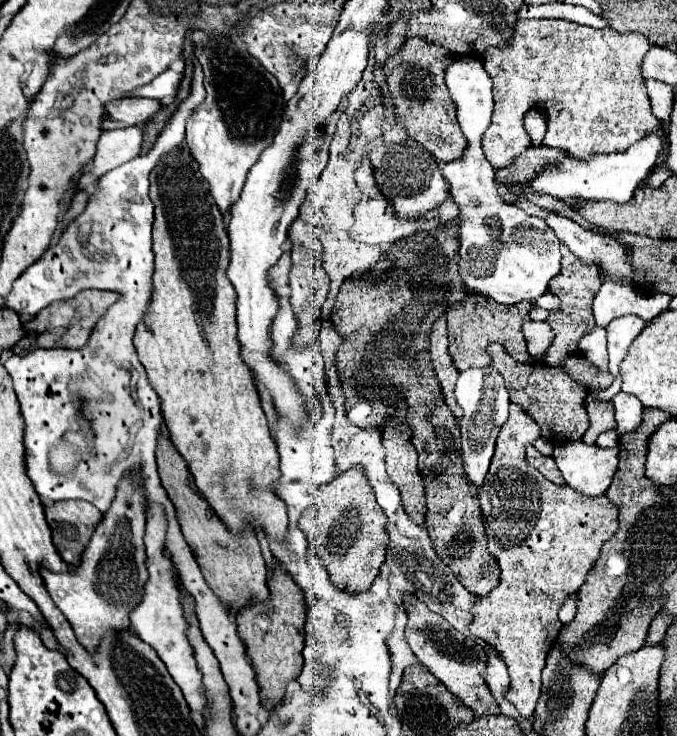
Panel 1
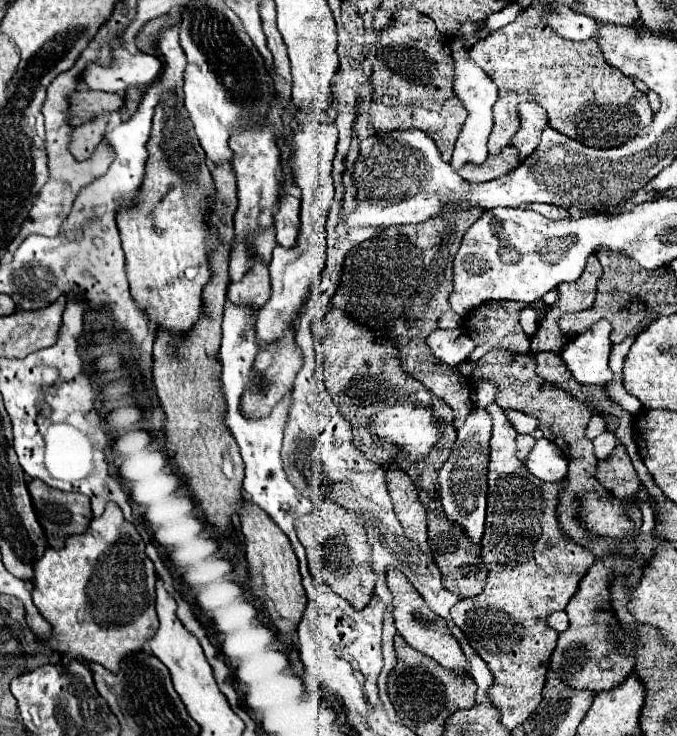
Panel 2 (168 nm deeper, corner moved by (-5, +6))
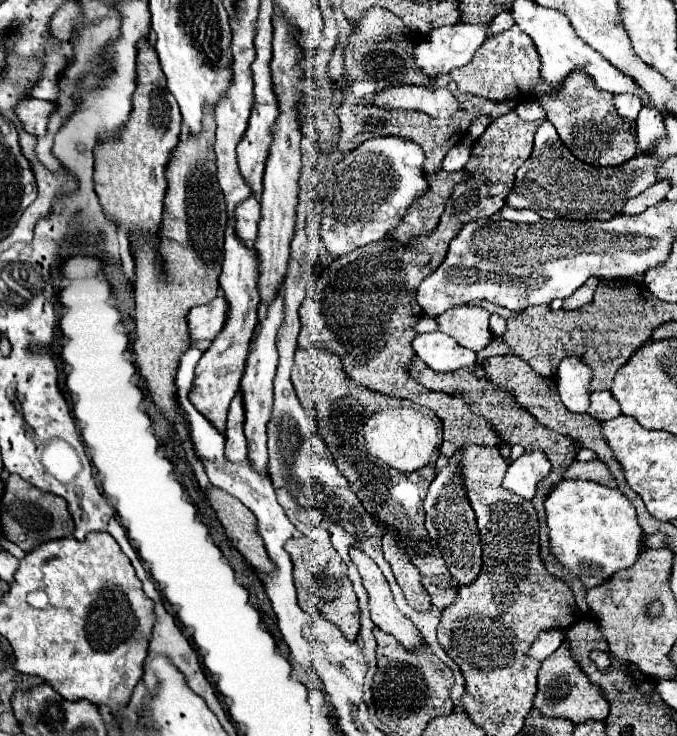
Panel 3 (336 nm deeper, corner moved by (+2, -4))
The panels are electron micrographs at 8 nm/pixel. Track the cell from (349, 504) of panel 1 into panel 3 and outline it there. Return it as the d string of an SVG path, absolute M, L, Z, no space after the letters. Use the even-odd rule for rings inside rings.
M316 530L316 538L310 536L302 536L302 538L290 538L288 544L284 544L284 550L290 554L292 558L292 576L294 576L294 586L298 592L298 604L300 608L304 608L304 612L316 614L316 610L330 620L332 624L336 624L344 638L348 640L356 640L358 638L358 630L360 630L360 610L358 610L358 600L354 594L354 588L346 576L346 566L340 560L340 554L332 548L330 540L328 540L328 532L326 530ZM302 570L308 572L312 576L312 580L316 580L316 590L304 590L300 586L300 578L302 578Z

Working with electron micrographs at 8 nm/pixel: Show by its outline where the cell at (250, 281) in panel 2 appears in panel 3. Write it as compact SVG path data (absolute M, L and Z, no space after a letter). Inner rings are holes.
M216 296L212 302L204 306L196 306L188 312L186 320L188 320L188 334L190 334L192 346L204 340L212 340L212 336L220 332L226 310L228 310L228 304L224 296Z

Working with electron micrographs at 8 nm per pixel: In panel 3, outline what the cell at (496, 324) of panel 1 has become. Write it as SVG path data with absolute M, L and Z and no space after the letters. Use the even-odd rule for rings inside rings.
M496 336L496 340L492 340L492 344L488 348L484 348L484 352L478 352L478 362L490 356L502 356L508 354L508 346L504 346L504 340L500 336Z

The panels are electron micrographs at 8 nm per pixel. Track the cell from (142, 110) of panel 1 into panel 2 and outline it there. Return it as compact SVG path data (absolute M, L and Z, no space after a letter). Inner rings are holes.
M79 90L79 94L71 94L71 124L81 126L97 116L121 112L123 108L125 96L99 90Z

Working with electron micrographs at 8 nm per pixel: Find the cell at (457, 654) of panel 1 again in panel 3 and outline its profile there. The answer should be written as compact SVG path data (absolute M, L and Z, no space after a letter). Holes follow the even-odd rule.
M350 548L350 558L356 564L362 584L368 592L368 610L370 610L372 622L380 630L392 634L400 644L404 644L404 648L408 648L408 650L412 650L412 646L420 648L422 646L420 632L416 632L412 622L398 612L398 608L392 600L388 582L382 576L380 568L360 548Z

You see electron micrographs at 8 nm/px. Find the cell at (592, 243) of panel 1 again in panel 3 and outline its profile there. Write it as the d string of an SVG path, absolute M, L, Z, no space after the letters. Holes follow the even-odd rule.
M510 206L500 208L498 214L500 214L500 218L510 220L510 222L536 222L538 220L538 214L534 210L516 210Z

